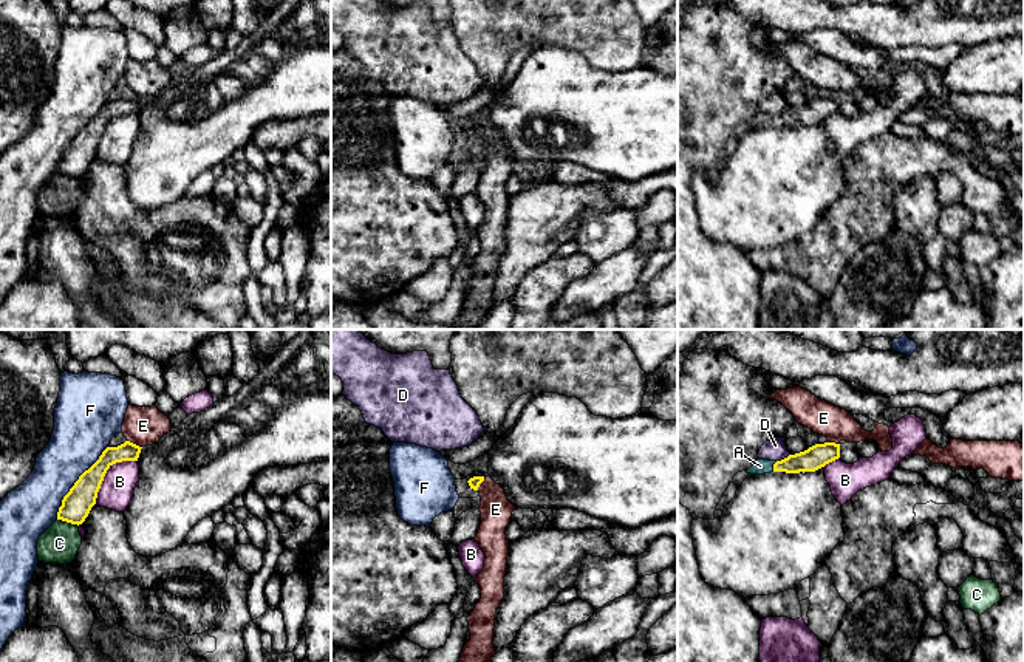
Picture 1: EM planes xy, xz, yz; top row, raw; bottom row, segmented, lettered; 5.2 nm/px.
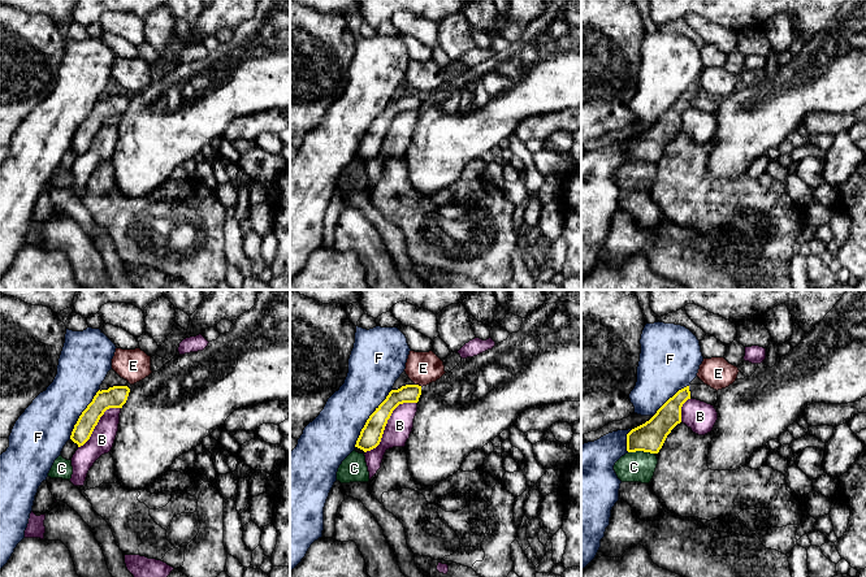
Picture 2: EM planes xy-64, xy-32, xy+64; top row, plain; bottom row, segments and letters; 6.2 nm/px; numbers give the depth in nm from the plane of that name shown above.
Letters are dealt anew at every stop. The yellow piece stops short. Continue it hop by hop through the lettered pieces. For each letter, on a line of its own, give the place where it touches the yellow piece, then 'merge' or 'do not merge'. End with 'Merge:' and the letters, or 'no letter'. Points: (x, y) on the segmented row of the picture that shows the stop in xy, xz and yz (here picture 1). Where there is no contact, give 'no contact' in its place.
A: yz (774, 466) | merge
B: xy (105, 472) | do not merge
C: xy (68, 522) | do not merge
D: yz (785, 458) | do not merge
E: xy (135, 444) | do not merge
F: xy (75, 483) | do not merge
Merge: A

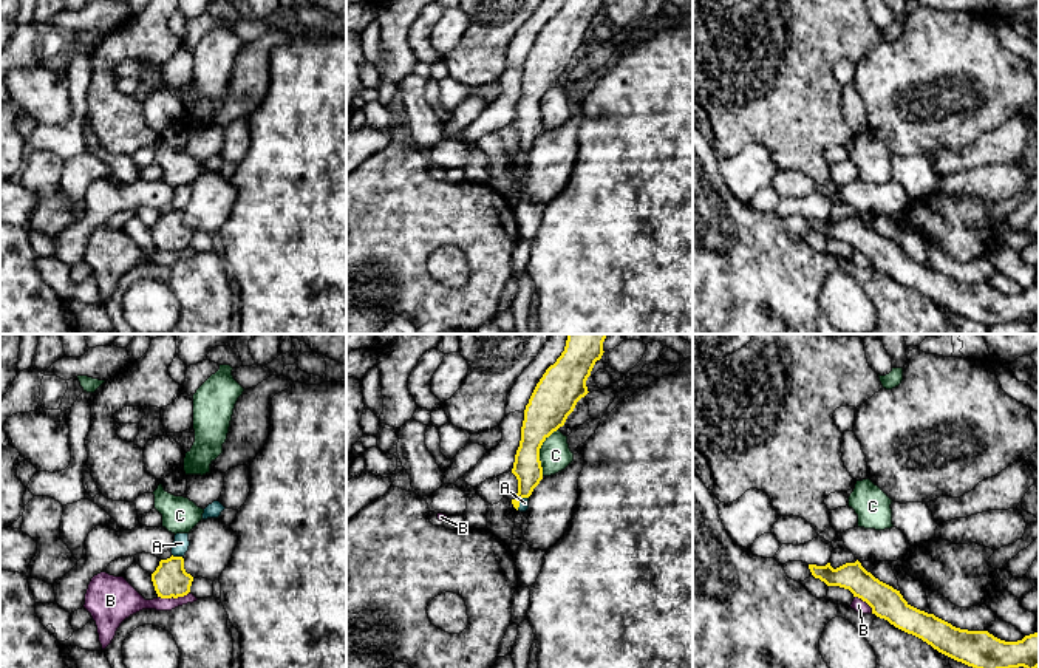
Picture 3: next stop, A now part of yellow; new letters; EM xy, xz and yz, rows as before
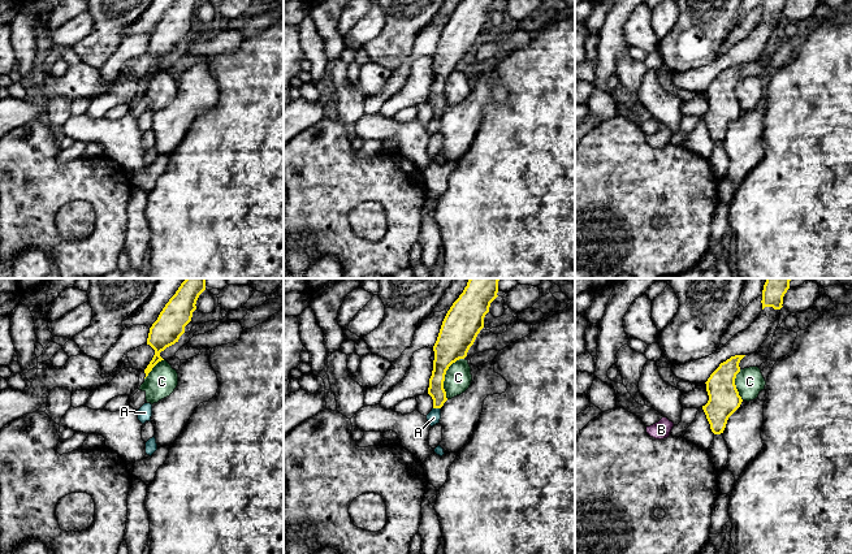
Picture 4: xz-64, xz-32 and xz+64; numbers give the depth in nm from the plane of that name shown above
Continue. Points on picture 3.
A: xy (177, 557) | do not merge
B: xy (173, 597) | do not merge
C: xz (538, 452) | do not merge
Merge: no letter

